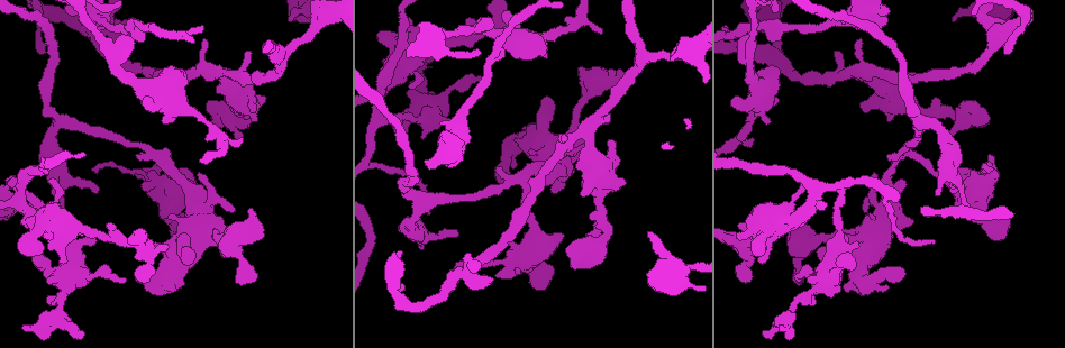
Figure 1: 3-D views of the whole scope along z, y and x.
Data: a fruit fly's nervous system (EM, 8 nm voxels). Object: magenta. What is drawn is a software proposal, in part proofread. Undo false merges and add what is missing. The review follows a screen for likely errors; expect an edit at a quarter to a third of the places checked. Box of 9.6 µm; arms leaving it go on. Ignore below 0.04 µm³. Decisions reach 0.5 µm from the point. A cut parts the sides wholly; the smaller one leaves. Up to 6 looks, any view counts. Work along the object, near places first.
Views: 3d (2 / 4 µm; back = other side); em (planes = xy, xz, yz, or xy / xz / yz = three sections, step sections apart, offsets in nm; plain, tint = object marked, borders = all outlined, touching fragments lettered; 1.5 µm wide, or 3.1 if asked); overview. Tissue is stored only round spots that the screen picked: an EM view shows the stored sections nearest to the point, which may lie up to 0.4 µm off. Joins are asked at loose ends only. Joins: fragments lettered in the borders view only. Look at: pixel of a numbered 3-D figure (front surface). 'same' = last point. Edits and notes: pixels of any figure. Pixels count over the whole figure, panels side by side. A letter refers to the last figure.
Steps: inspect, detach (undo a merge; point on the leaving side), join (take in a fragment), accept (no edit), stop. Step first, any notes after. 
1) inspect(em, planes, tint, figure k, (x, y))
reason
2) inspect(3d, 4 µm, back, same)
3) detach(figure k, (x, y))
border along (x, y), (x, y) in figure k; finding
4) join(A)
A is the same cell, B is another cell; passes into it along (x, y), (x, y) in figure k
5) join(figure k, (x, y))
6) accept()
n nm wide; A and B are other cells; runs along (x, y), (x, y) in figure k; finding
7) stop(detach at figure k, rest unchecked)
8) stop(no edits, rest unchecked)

inspect(em, planes, borders, figure 1, (171, 205))
branch stops here

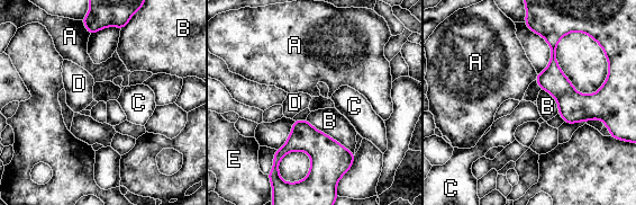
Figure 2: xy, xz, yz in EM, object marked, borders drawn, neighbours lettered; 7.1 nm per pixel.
accept()
B touches over 440 nm; A, B, C, D and E are other cells; no lettered fragment goes on from it

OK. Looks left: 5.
inspect(em, planes, borders, figure 1, (801, 280))
an open end

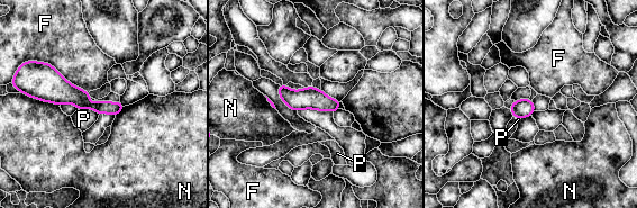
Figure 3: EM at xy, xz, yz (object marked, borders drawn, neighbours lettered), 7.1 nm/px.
accept()
F, N and P are other cells; runs along (34, 95), (119, 107) in figure 3; no lettered fragment goes on from it

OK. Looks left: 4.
inspect(3d, 2 µm, back, figure 1, (107, 226))
free end

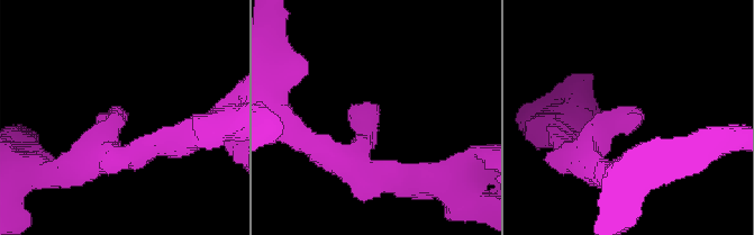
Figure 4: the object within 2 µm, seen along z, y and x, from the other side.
inspect(em, planes, tint, figure 4, (640, 116))
now the EM

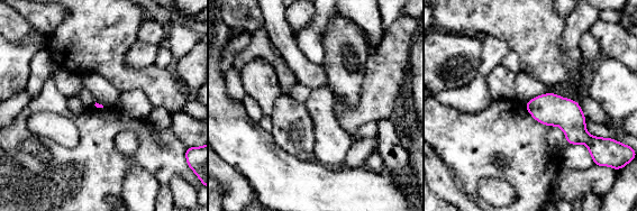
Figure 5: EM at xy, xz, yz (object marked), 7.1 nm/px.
inspect(em, planes, borders, same)
see the neighbours

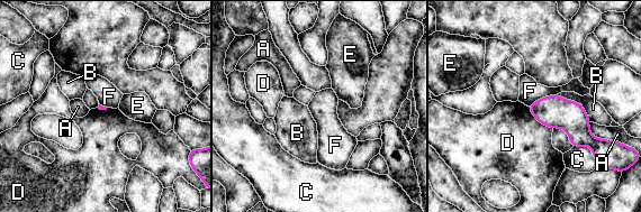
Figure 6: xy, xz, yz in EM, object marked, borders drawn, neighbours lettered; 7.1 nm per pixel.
accept()
A, B, C, D, E and F are other cells; border along (556, 94), (542, 97), (529, 107) in figure 6; none of them fits

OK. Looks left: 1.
stop(no edits, rest unchecked)

